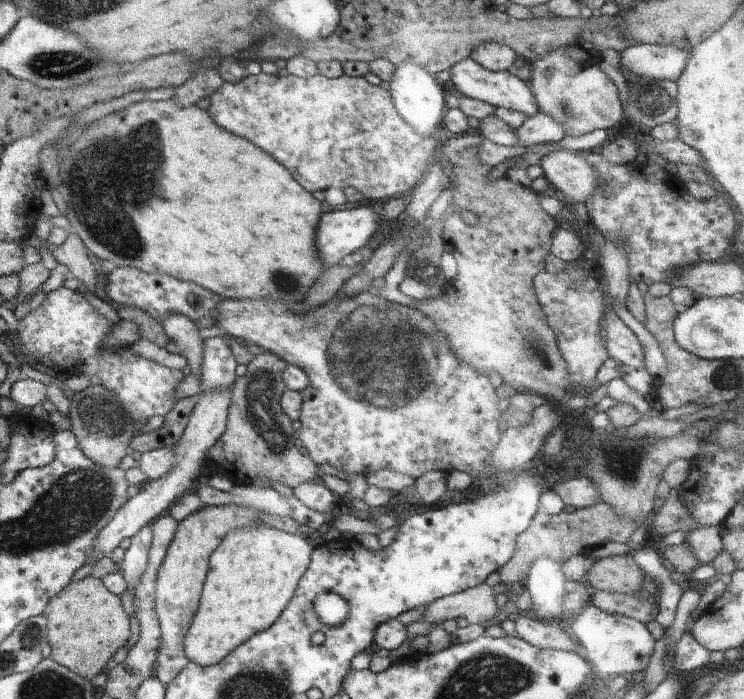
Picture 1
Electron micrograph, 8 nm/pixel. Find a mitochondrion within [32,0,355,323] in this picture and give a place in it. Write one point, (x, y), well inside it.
(110, 185)

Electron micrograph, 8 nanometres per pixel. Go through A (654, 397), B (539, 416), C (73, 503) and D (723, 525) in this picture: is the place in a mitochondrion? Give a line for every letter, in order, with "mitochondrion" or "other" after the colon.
A: other
B: other
C: mitochondrion
D: other

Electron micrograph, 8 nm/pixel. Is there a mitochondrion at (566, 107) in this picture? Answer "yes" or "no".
yes

